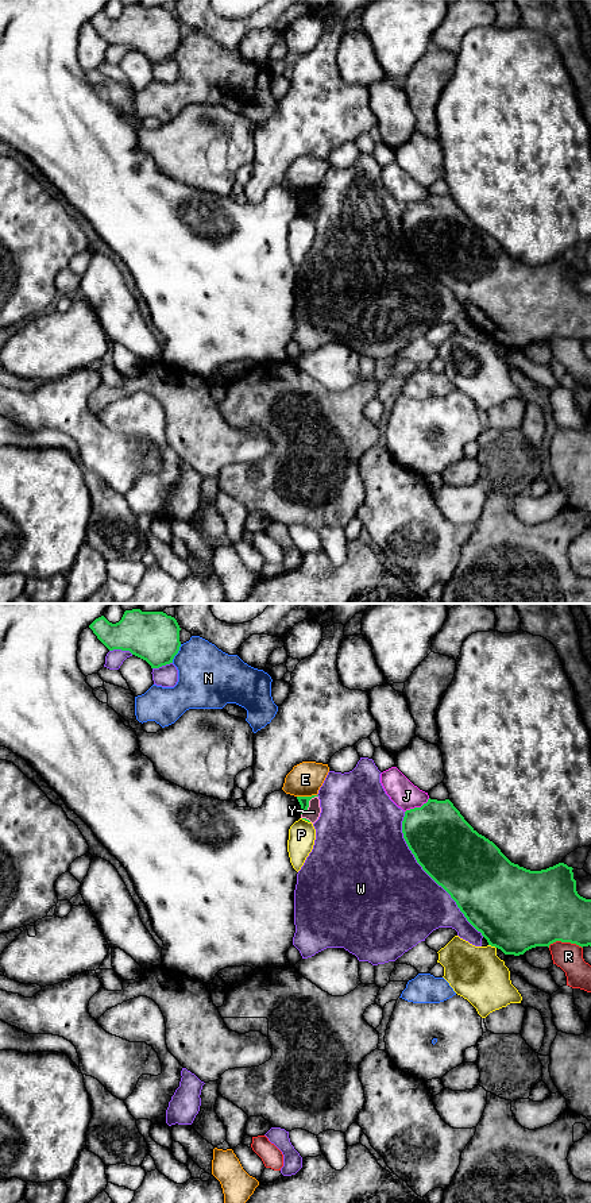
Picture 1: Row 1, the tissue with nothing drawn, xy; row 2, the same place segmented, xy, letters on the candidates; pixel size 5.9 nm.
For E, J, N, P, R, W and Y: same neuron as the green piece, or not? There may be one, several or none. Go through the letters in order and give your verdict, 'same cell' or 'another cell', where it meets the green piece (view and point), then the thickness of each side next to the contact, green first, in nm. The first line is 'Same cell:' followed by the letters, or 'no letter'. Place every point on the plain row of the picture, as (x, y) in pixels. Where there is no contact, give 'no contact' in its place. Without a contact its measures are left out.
Same cell: no letter
E: another cell | xy (306, 192) | 60/200 nm
J: another cell | xy (417, 203) | 380/160 nm
N: another cell | xy (177, 47) | 300/360 nm
P: another cell | xy (493, 340) | 480/320 nm
R: another cell | xy (566, 336) | 440/160 nm
W: another cell | xy (428, 269) | 400/500 nm
Y: another cell | xy (308, 199) | 60/80 nm

